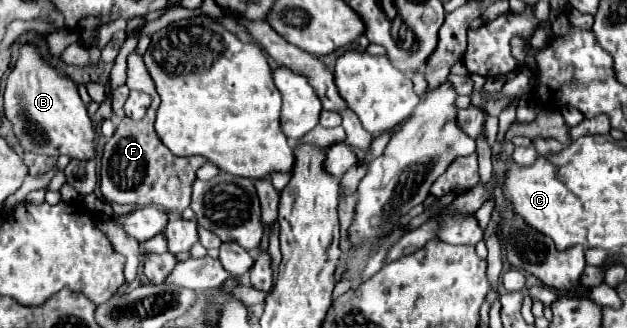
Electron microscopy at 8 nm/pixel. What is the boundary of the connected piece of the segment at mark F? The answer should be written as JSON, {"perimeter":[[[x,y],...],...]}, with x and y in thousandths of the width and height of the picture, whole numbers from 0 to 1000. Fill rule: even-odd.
{"perimeter":[[[206,165],[203,177],[201,259],[207,274],[238,280],[244,299],[244,317],[228,366],[215,372],[199,360],[187,384],[177,427],[167,439],[164,476],[161,476],[161,591],[174,616],[222,622],[222,628],[247,622],[263,634],[266,646],[289,652],[305,616],[305,555],[311,549],[311,518],[324,506],[330,488],[324,476],[282,482],[254,427],[244,390],[244,372],[247,372],[247,348],[257,299],[247,274],[247,250],[241,244],[241,226],[228,195],[228,177],[219,165]]]}

